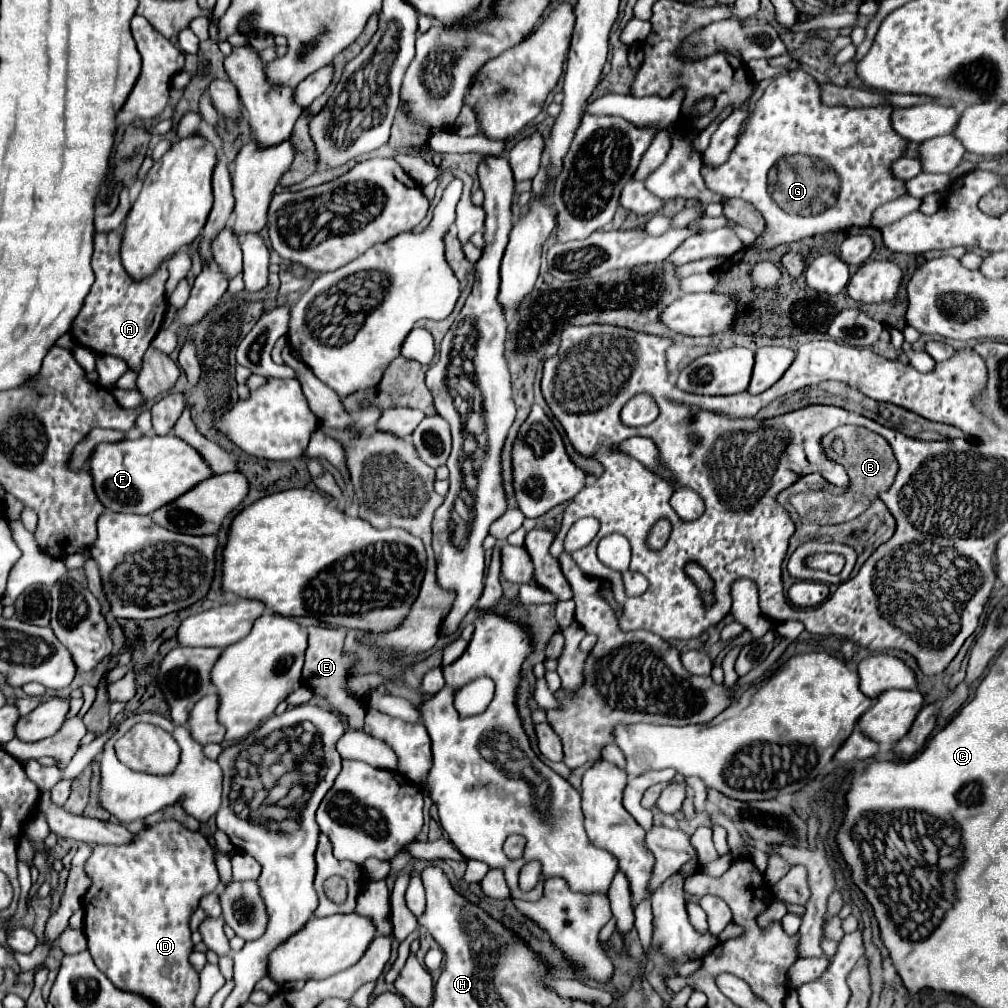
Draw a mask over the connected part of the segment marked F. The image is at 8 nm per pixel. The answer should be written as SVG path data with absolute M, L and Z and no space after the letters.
M154 435L124 439L122 443L100 443L88 461L94 477L94 489L102 505L110 511L150 515L158 507L172 503L178 495L184 495L214 471L200 457L200 453L176 435Z

